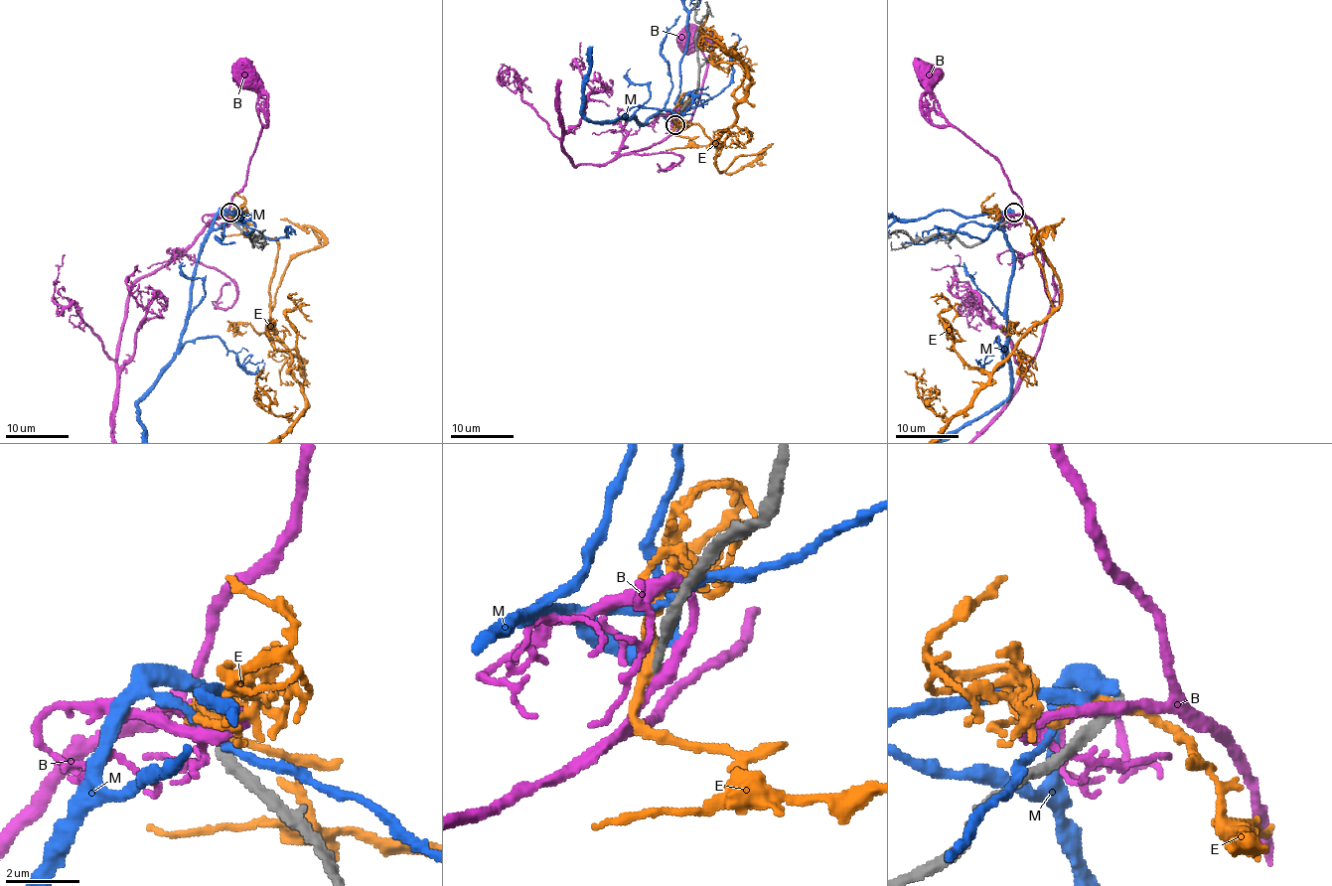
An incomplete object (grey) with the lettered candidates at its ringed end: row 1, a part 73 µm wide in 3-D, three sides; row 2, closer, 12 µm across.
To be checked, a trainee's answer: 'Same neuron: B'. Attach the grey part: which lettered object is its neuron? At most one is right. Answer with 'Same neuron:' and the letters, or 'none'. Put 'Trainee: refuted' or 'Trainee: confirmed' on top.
Trainee: refuted
Same neuron: none

